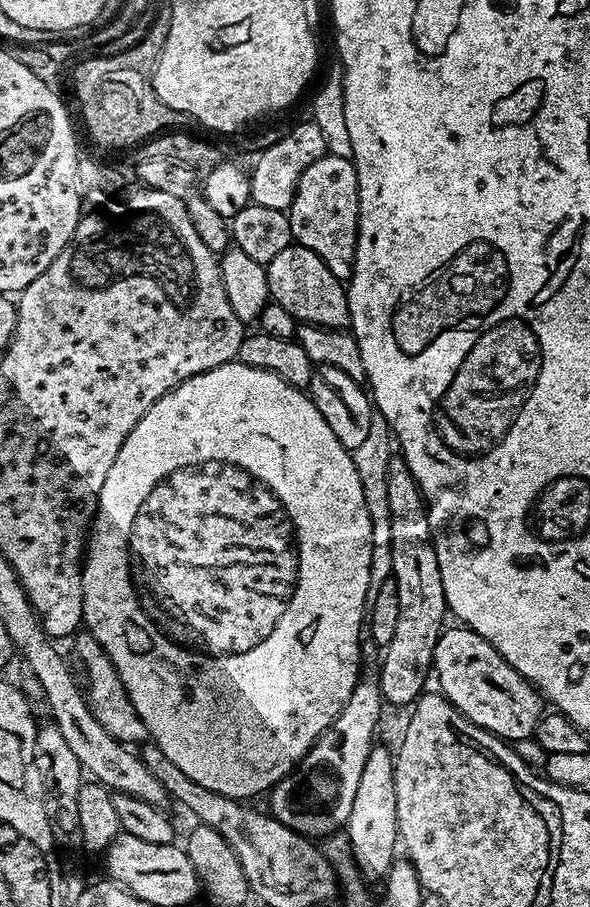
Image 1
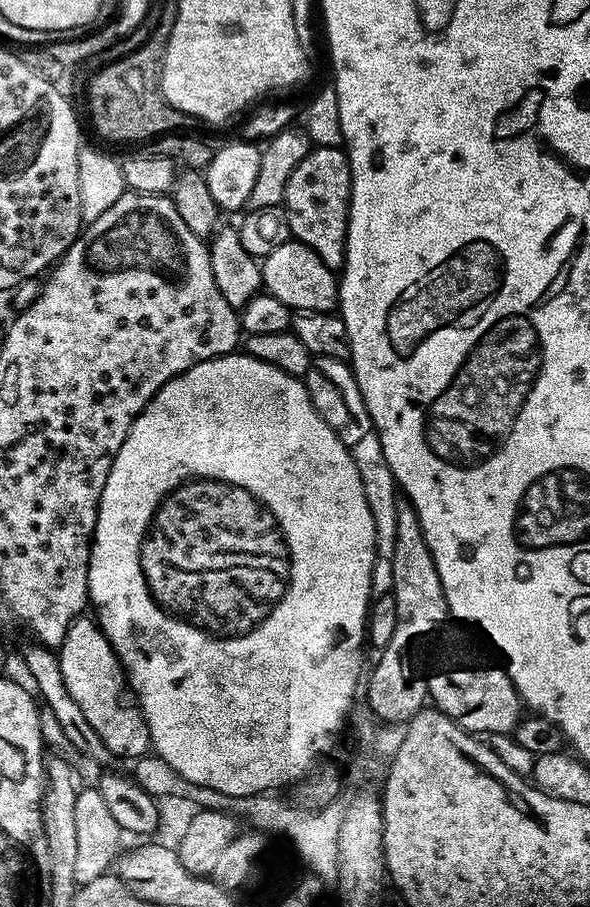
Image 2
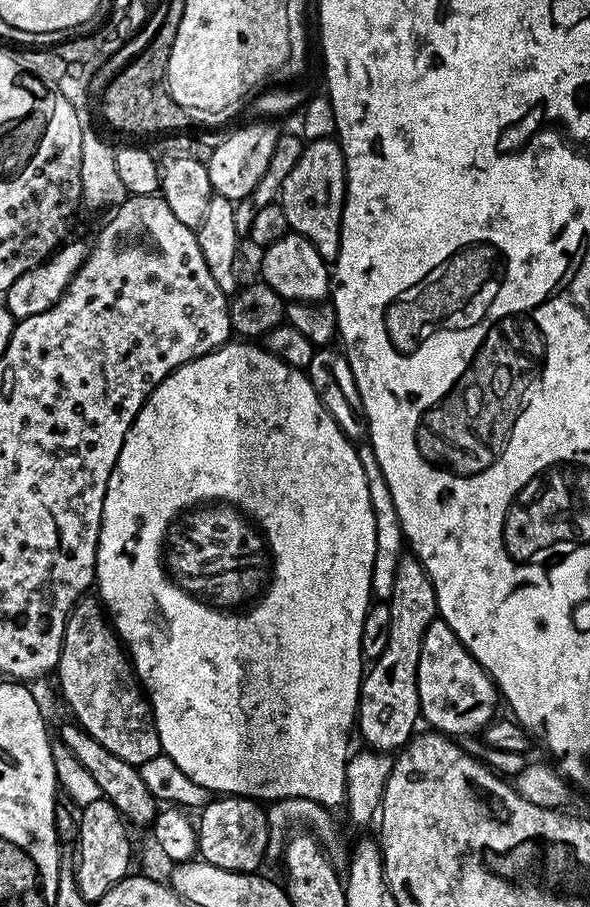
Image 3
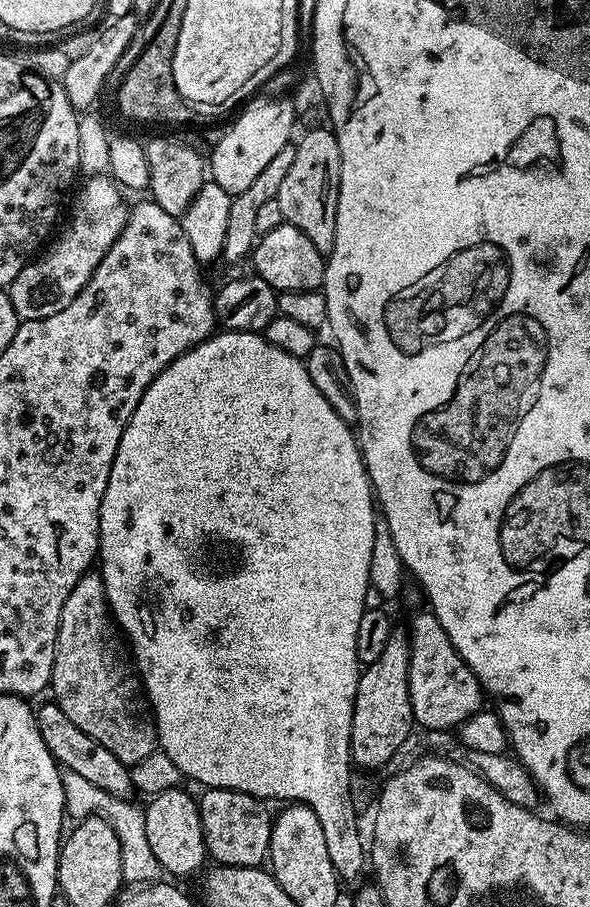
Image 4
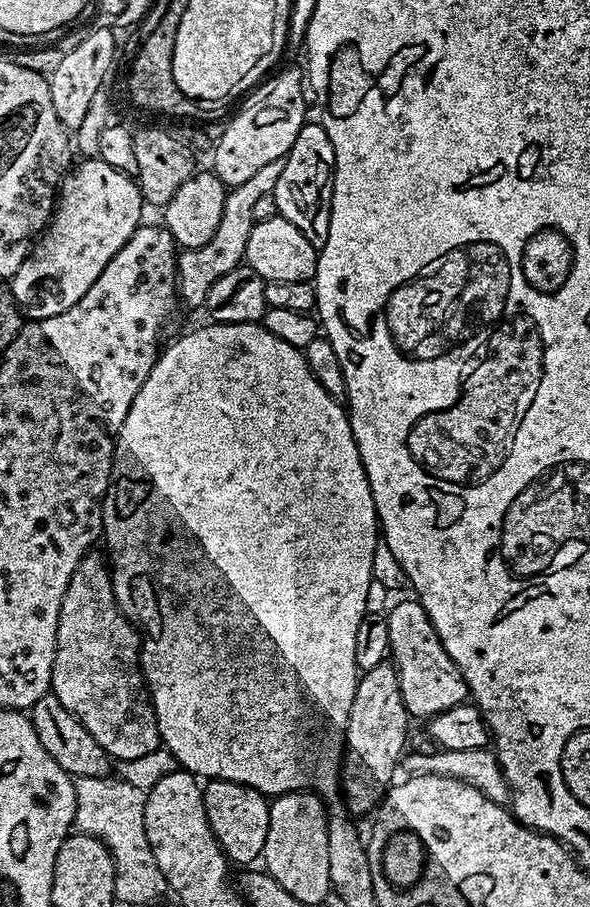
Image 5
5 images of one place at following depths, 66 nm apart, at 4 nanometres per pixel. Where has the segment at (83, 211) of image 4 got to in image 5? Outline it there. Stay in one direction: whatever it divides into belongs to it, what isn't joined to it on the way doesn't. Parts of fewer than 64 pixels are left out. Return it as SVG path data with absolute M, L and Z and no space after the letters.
M99 158L81 159L61 180L47 228L10 278L14 302L25 321L54 318L70 310L94 286L110 258L136 233L144 211L144 197L133 177L114 170L114 166L106 166Z

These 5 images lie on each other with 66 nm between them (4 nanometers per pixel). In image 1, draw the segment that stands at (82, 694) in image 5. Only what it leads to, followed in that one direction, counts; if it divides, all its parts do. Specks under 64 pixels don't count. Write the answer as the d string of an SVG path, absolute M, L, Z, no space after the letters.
M89 632L77 633L73 642L86 678L86 682L84 681L85 699L98 722L101 722L103 728L112 737L126 746L138 746L145 743L149 739L148 727L142 722L138 712L134 710L125 684L118 676L116 667L110 662L109 656L102 650L101 644Z

